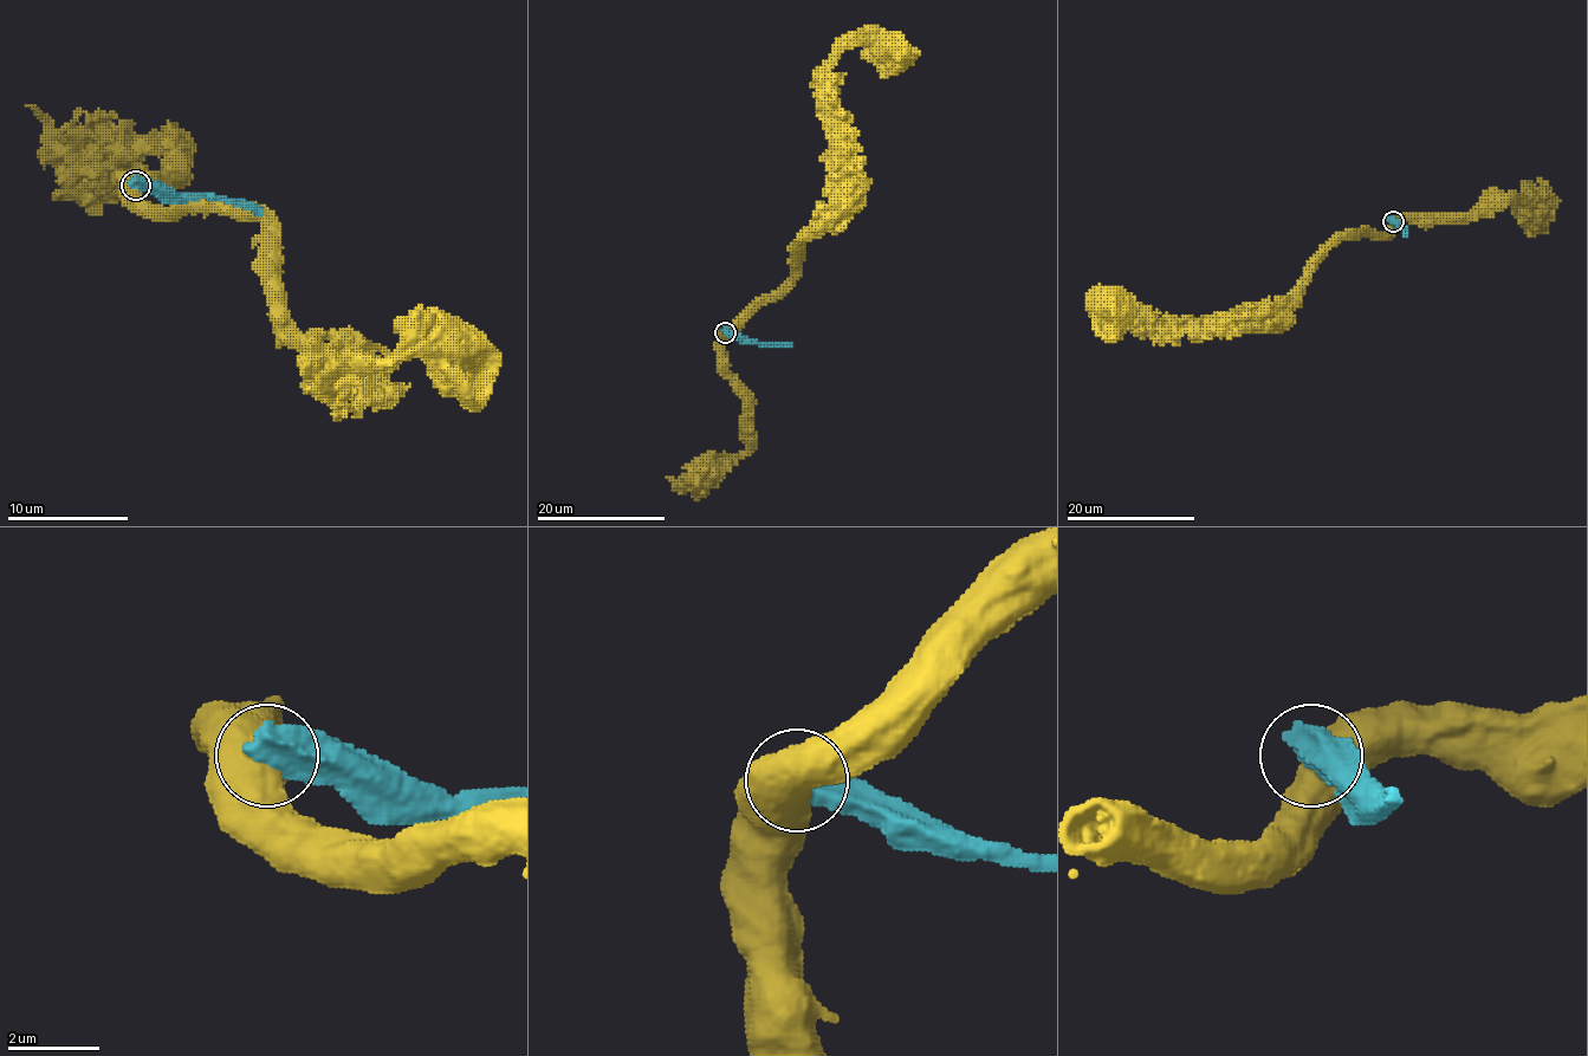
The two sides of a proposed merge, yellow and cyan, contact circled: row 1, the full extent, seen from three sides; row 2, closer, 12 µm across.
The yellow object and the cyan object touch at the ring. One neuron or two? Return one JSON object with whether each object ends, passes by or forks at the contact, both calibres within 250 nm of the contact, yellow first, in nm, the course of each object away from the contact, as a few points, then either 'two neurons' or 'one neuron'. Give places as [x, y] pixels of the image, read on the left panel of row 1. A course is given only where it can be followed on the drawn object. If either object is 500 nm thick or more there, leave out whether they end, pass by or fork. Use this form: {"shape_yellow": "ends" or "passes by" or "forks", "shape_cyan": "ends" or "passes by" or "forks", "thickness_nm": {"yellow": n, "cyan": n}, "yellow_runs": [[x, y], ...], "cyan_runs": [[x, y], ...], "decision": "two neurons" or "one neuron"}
{"thickness_nm": {"yellow": 750, "cyan": 700}, "yellow_runs": [[135, 185], [162, 208], [261, 224], [273, 305], [347, 375], [325, 393], [347, 369], [458, 344]], "cyan_runs": [[135, 185], [153, 185], [189, 196], [244, 199], [261, 214]], "decision": "two neurons"}

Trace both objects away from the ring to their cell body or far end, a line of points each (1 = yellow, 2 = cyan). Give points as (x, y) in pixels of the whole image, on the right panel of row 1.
1: (1393, 221), (1385, 233), (1343, 235), (1275, 318), (1166, 331), (1130, 328), (1107, 317), (1104, 304), (1113, 305)
2: (1393, 221), (1405, 228), (1406, 237)

